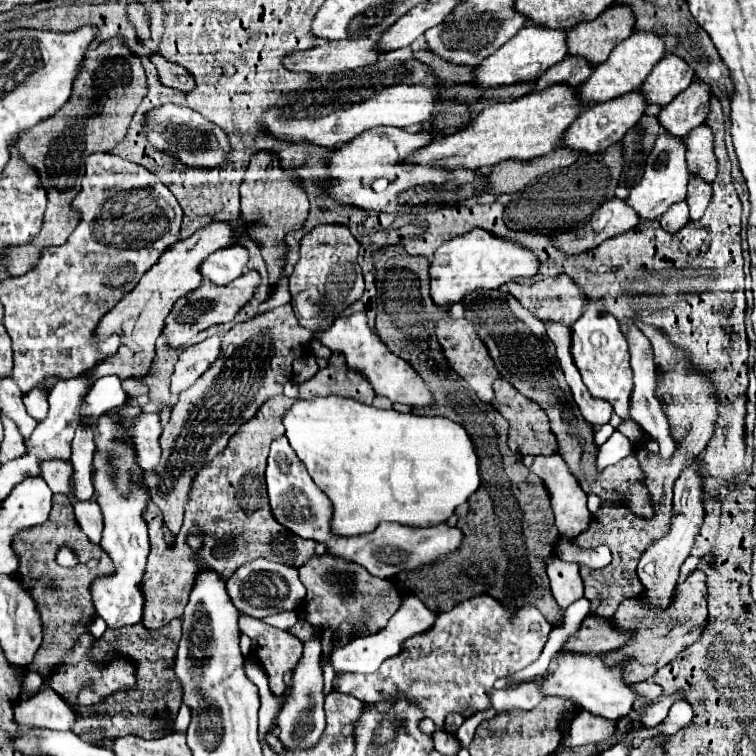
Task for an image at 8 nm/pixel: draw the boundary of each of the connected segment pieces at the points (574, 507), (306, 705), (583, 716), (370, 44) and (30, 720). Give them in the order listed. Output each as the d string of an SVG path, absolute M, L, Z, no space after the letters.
M560 455L536 457L534 463L528 469L530 469L530 473L538 475L544 481L544 485L550 493L552 509L554 509L554 515L556 515L556 527L558 527L560 535L566 537L566 539L574 539L580 533L584 533L588 529L588 523L590 523L590 513L588 513L588 507L586 507L586 493L582 491L580 483L574 479L574 475L570 475L562 457Z
M310 639L304 643L304 653L298 661L298 669L294 669L290 691L286 695L286 705L282 705L282 713L278 713L278 729L280 739L286 747L286 751L292 749L308 749L318 743L324 731L324 677L322 677L322 645L320 639Z
M580 711L574 721L570 723L568 737L562 739L562 747L580 747L590 743L600 743L616 733L618 721L616 719L604 719L598 715L592 715L590 711Z
M368 37L356 41L330 41L318 49L296 51L282 59L282 65L294 73L338 73L356 67L364 67L376 61L380 53L374 47L374 41Z
M44 687L28 701L18 701L16 705L16 721L24 727L46 727L46 729L70 729L76 723L76 713L66 705L66 701Z

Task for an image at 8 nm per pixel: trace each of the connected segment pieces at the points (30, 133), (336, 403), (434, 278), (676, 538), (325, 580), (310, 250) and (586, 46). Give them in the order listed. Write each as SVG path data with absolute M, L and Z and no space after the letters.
M120 37L96 47L92 45L86 53L86 63L82 63L82 73L74 79L70 101L62 105L54 117L34 125L34 129L26 129L16 145L24 161L38 171L40 181L48 191L58 191L64 199L72 199L80 191L86 157L98 151L110 151L124 139L128 123L144 95L146 75L140 59L128 51Z
M296 383L284 387L284 395L294 397L294 405L282 419L290 447L306 465L314 483L334 505L332 529L336 535L360 535L374 531L382 521L400 525L436 525L446 521L454 509L480 487L478 457L472 441L460 423L446 417L420 417L394 409L376 409L350 397L312 397L302 399Z
M472 229L462 237L446 241L430 259L430 297L442 307L450 309L454 303L462 303L464 297L474 291L500 289L508 281L530 279L538 271L538 257L518 243L490 235L484 229Z
M698 461L686 467L686 471L680 475L680 479L674 485L674 511L676 515L670 521L670 533L666 537L660 537L652 545L648 545L648 549L642 553L638 563L638 579L644 585L644 597L650 605L656 605L660 609L670 605L672 591L676 587L676 579L680 573L680 565L690 555L690 547L700 533L704 505L702 505L702 475L700 475Z
M328 553L322 557L314 555L308 561L308 565L300 567L298 571L300 571L300 579L302 579L304 587L308 589L302 609L308 613L308 623L312 623L320 631L326 625L330 625L334 631L342 621L360 621L360 619L368 617L366 635L372 635L372 633L378 633L380 629L384 629L388 619L402 605L402 593L398 593L394 589L390 579L372 577L360 565L342 561Z
M320 225L302 239L300 261L296 263L288 281L292 293L292 309L304 329L320 333L326 329L326 325L330 325L330 321L334 321L340 305L352 305L362 297L364 279L356 261L358 249L358 241L342 225Z
M612 5L594 21L568 31L568 55L584 57L592 67L608 59L610 51L634 33L634 17L626 5Z

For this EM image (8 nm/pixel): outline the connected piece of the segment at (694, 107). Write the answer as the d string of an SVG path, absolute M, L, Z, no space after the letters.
M692 81L682 93L676 95L662 111L658 121L662 129L674 137L686 137L694 127L702 125L710 107L710 89L698 81Z

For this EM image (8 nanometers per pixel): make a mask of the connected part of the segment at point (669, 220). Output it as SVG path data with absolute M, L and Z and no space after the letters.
M680 201L676 205L672 205L662 217L660 217L660 225L662 229L668 229L668 233L676 233L678 229L682 229L688 223L688 205L686 201Z

